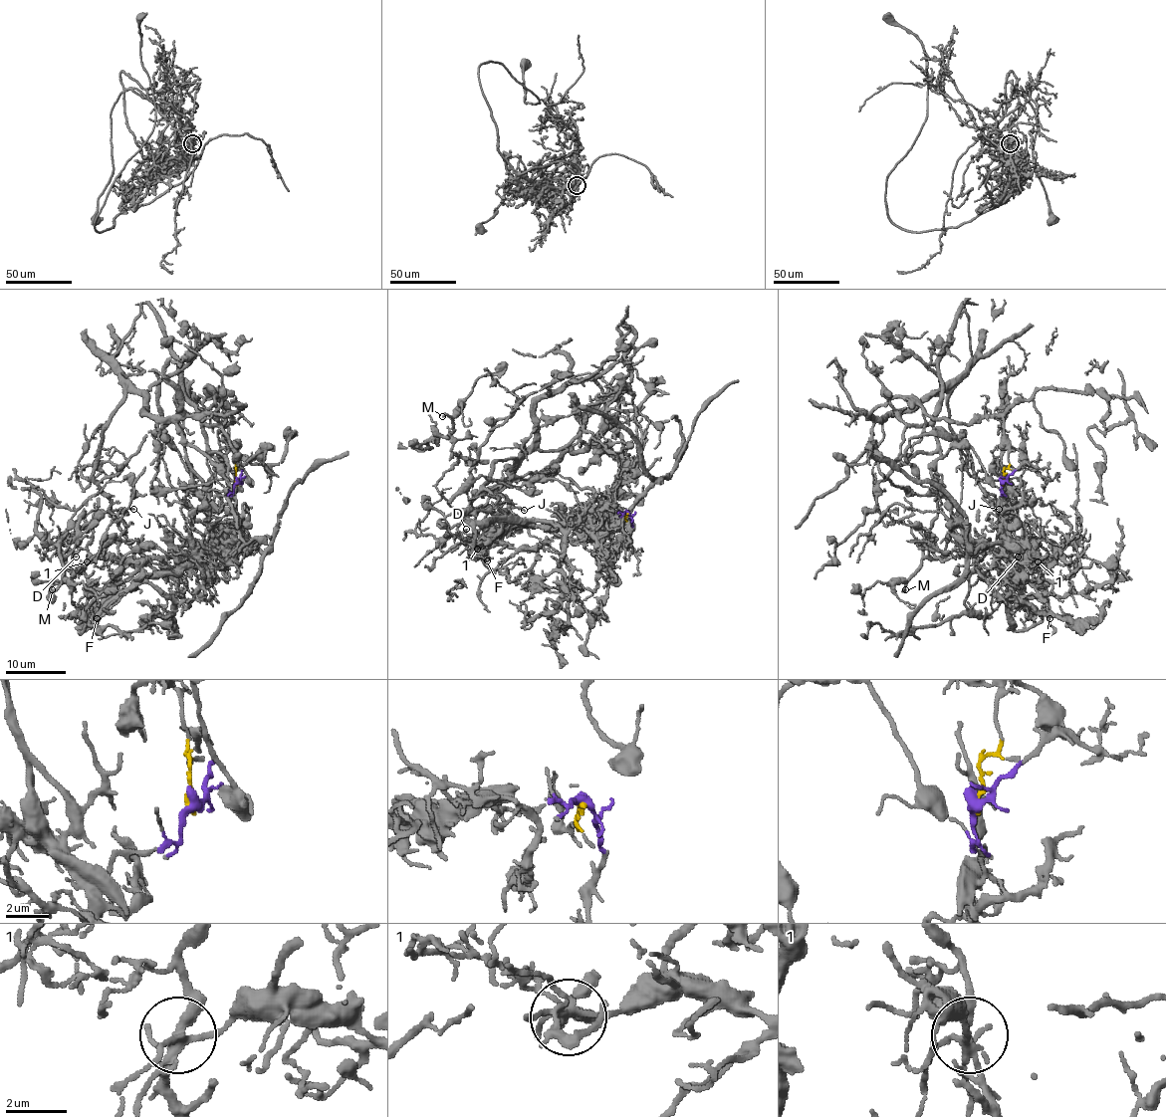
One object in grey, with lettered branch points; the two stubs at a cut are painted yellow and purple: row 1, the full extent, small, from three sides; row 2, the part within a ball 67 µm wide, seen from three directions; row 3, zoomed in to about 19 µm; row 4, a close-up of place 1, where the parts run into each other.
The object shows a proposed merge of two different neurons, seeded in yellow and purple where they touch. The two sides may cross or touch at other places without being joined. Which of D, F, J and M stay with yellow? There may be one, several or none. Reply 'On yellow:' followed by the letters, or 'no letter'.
On yellow: J, M

